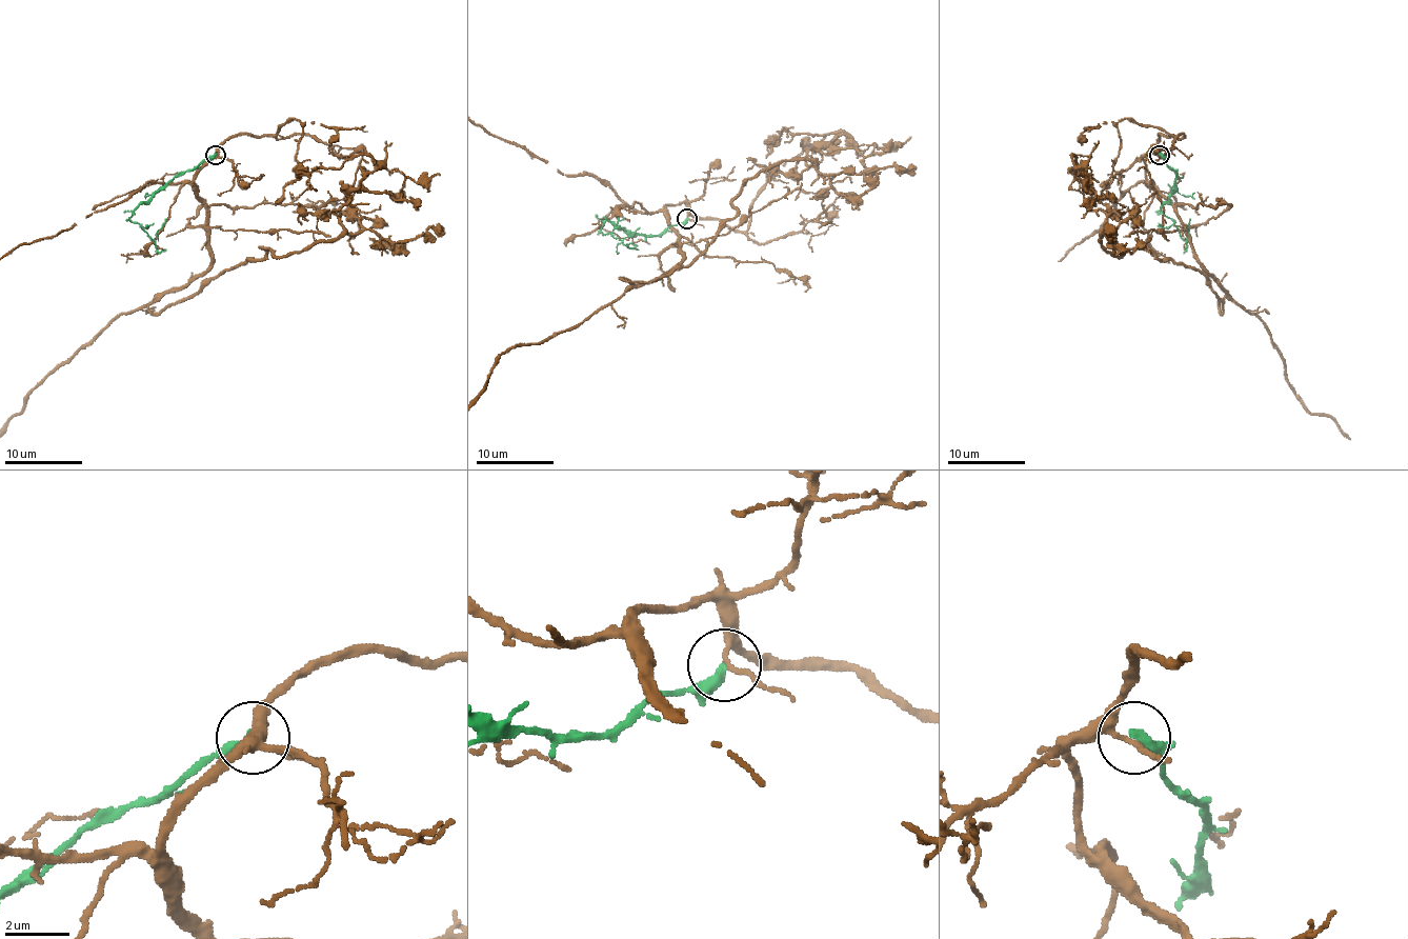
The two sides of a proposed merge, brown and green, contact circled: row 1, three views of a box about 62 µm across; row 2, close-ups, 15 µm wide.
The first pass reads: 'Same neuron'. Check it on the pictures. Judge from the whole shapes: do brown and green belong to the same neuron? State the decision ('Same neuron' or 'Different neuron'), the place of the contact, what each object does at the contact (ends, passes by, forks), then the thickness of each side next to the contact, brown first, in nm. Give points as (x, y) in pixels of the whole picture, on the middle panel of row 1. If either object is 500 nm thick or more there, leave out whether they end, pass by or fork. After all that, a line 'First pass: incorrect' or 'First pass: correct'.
Different neuron. Place: (687, 218). At the ring brown passes by. At the ring green ends. Thickness 170 nm (brown) against 360 nm
First pass: incorrect

